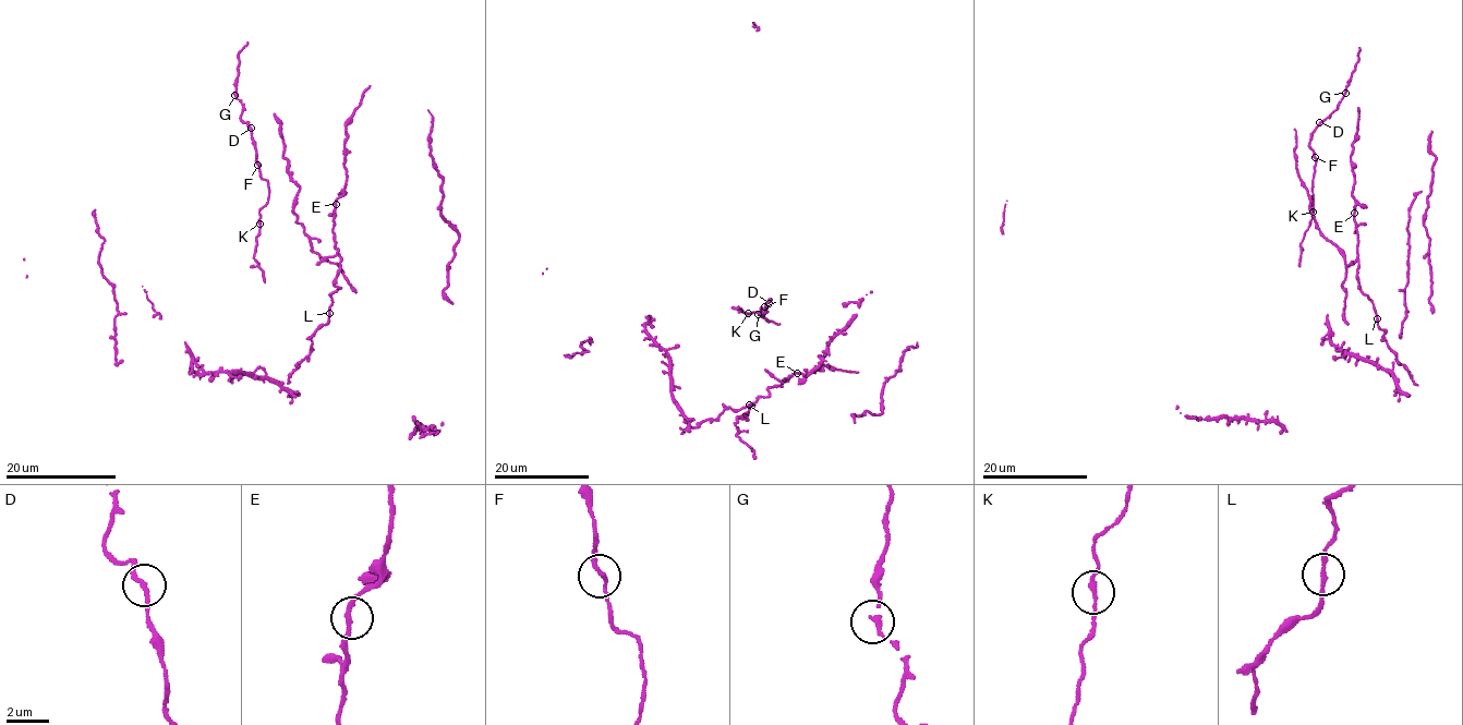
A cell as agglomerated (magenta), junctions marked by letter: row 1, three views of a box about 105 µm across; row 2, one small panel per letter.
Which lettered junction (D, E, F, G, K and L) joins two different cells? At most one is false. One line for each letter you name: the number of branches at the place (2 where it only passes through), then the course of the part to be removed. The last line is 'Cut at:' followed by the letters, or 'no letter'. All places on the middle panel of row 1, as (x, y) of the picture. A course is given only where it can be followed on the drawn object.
Cut at: no letter

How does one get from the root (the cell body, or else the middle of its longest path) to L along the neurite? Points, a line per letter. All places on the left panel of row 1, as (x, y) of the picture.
L: (335, 204), (334, 238), (340, 262), (335, 285), (339, 288), (331, 295), (329, 313)

